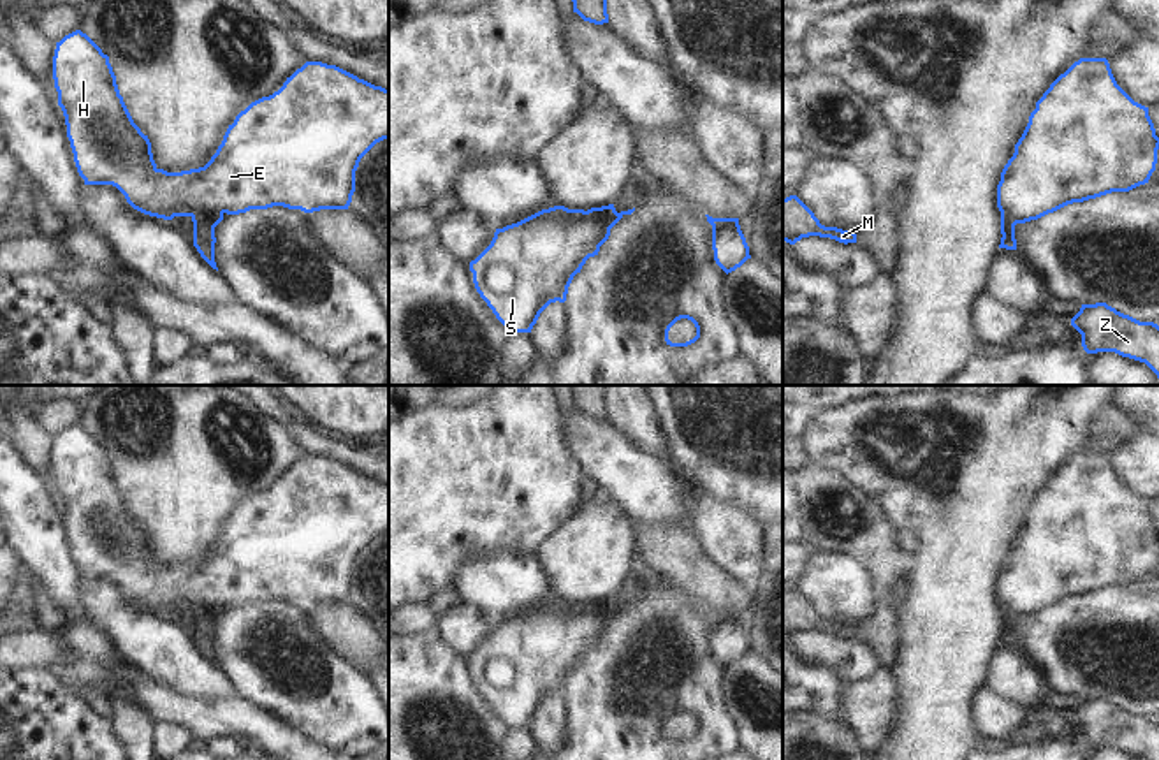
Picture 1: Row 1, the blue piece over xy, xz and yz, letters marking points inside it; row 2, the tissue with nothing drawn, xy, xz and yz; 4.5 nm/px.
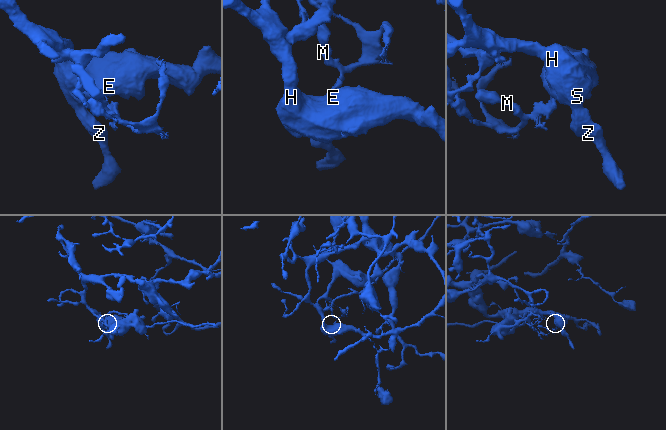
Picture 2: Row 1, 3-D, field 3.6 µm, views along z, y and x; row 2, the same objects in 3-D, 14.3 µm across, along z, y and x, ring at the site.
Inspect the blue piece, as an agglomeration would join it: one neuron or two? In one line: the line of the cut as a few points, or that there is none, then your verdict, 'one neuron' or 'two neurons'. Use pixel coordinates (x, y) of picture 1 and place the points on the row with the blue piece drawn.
xy (222, 211), (190, 215) | two neurons

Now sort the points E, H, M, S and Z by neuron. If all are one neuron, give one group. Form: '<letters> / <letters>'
E H S Z / M

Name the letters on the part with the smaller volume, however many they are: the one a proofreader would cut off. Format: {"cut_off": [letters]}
{"cut_off": ["M"]}

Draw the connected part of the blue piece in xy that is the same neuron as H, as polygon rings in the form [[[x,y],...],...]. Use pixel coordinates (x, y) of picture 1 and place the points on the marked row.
[[[81,30],[56,42],[53,79],[74,162],[84,185],[113,185],[149,216],[239,215],[283,206],[313,213],[348,209],[361,158],[389,139],[389,90],[322,62],[306,62],[269,97],[251,102],[229,125],[211,160],[199,169],[158,169],[148,135],[134,123],[109,56]]]

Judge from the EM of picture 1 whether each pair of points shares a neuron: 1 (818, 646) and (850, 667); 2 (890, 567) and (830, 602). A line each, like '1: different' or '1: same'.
1: same
2: different

